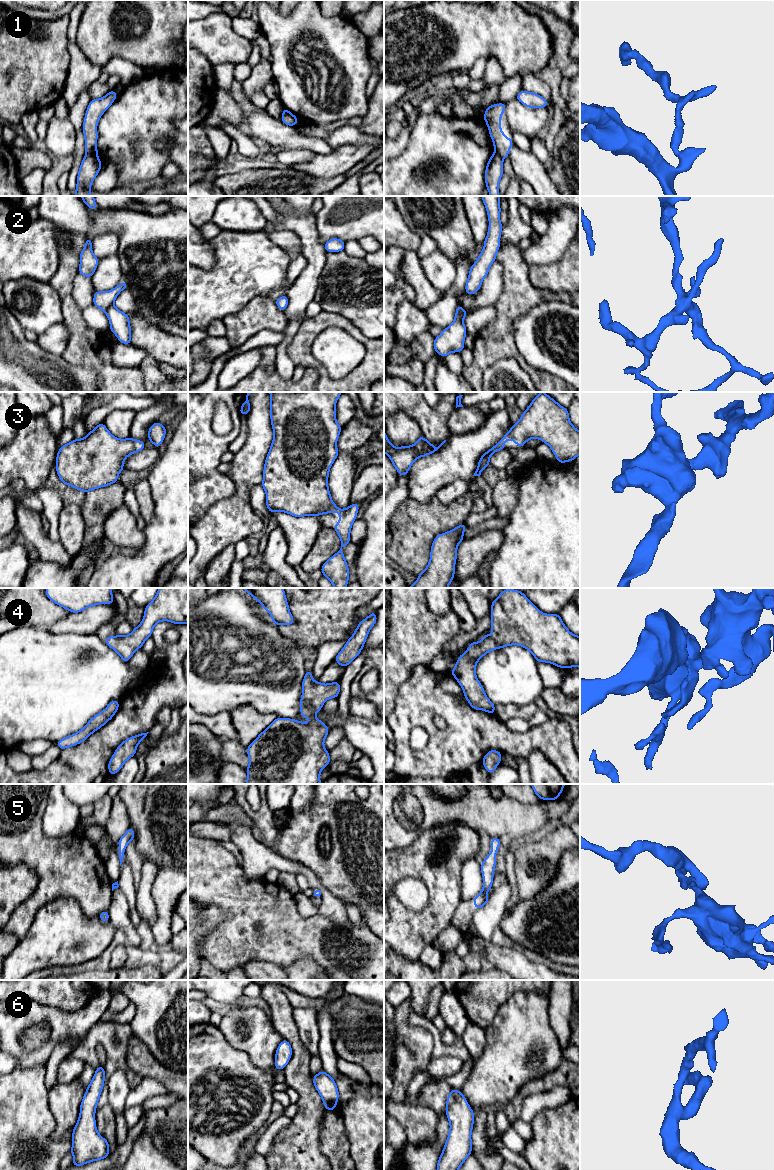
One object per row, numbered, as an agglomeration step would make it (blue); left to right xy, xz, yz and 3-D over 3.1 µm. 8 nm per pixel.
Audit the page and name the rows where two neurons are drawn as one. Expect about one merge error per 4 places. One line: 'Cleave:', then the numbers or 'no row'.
Cleave: 1

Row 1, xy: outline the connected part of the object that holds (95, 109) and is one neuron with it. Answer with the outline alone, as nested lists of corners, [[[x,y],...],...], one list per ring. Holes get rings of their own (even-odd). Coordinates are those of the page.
[[[111,90],[101,99],[93,99],[89,103],[83,122],[86,154],[97,156],[97,124],[102,114],[111,106],[117,96],[117,93]]]

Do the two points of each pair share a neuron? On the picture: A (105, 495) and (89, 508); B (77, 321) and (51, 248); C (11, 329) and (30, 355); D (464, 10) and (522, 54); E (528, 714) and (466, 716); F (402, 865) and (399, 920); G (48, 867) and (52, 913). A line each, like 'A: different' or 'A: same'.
A: same
B: different
C: same
D: same
E: different
F: same
G: different

